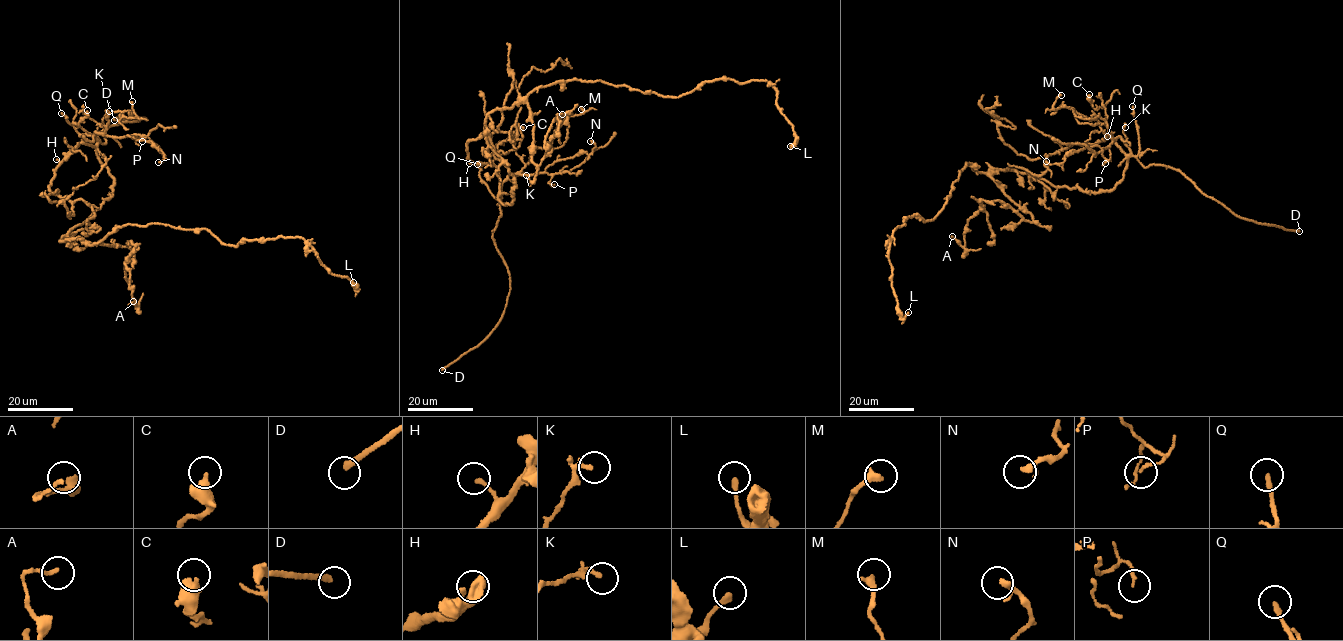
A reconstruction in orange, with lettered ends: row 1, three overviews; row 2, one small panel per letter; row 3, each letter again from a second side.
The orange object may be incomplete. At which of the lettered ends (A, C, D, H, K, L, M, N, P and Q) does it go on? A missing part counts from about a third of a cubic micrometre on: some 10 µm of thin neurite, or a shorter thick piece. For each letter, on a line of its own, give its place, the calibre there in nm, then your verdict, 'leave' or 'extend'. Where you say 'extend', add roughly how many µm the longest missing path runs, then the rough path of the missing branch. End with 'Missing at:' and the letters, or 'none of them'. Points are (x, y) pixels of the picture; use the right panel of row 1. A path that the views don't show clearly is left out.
A: at (952, 236); 150 nm thick; leave
C: at (1089, 94); 360 nm thick; leave
D: at (1299, 231); 280 nm thick; extend; about 45 µm are missing
H: at (1107, 136); 180 nm thick; leave
K: at (1125, 127); 140 nm thick; leave
L: at (908, 312); 240 nm thick; leave
M: at (1061, 95); 340 nm thick; leave
N: at (1046, 161); 180 nm thick; leave
P: at (1105, 163); 110 nm thick; leave
Q: at (1132, 106); 240 nm thick; leave
Missing at: D

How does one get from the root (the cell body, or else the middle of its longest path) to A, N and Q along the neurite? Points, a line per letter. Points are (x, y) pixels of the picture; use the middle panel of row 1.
A: (489, 136), (491, 112), (526, 102), (539, 165), (562, 114)
N: (489, 136), (515, 183), (513, 203), (504, 204), (498, 197), (510, 174), (589, 154), (590, 141)
Q: (489, 136), (495, 158), (513, 176), (513, 203), (493, 198), (477, 164)

